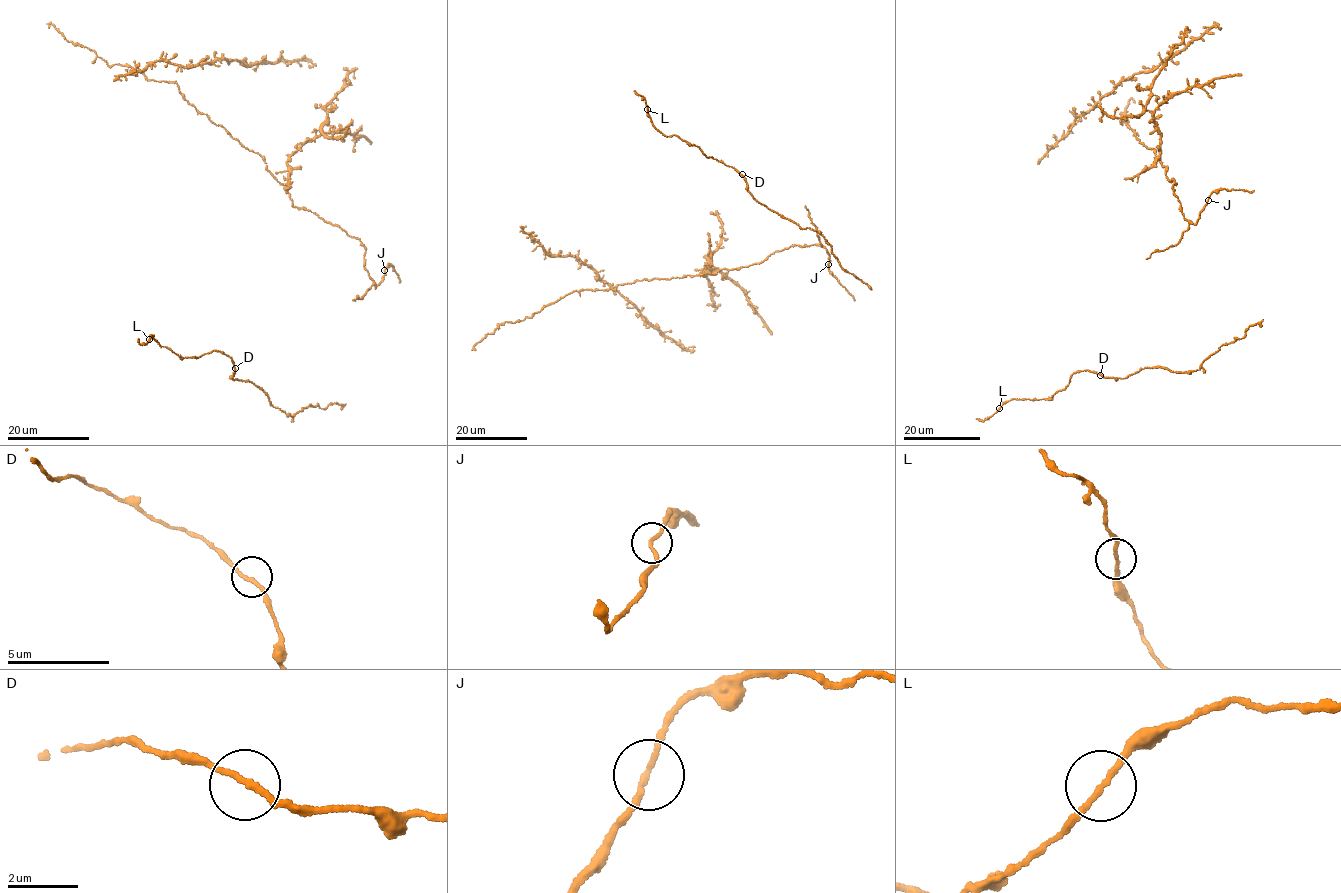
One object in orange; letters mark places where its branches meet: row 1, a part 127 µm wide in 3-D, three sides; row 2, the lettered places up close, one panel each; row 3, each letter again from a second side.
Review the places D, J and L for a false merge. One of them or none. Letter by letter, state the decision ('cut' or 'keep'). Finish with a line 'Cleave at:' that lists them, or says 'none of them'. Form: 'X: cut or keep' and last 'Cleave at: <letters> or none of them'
D: keep
J: keep
L: keep
Cleave at: none of them

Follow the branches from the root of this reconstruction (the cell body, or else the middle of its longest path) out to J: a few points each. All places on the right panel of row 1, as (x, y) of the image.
J: (1187, 220), (1196, 223), (1208, 200)

